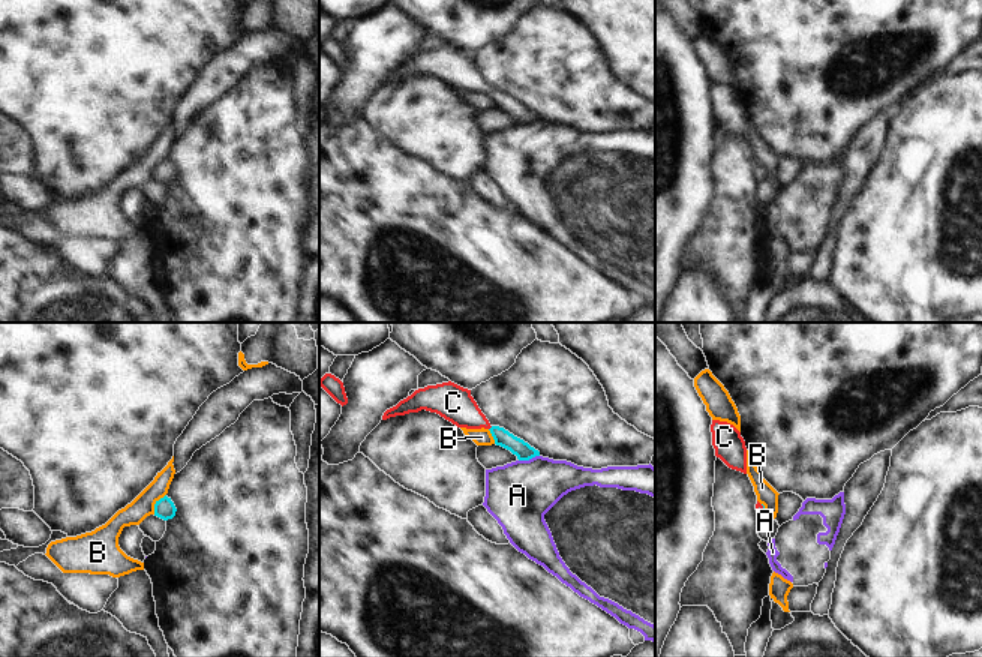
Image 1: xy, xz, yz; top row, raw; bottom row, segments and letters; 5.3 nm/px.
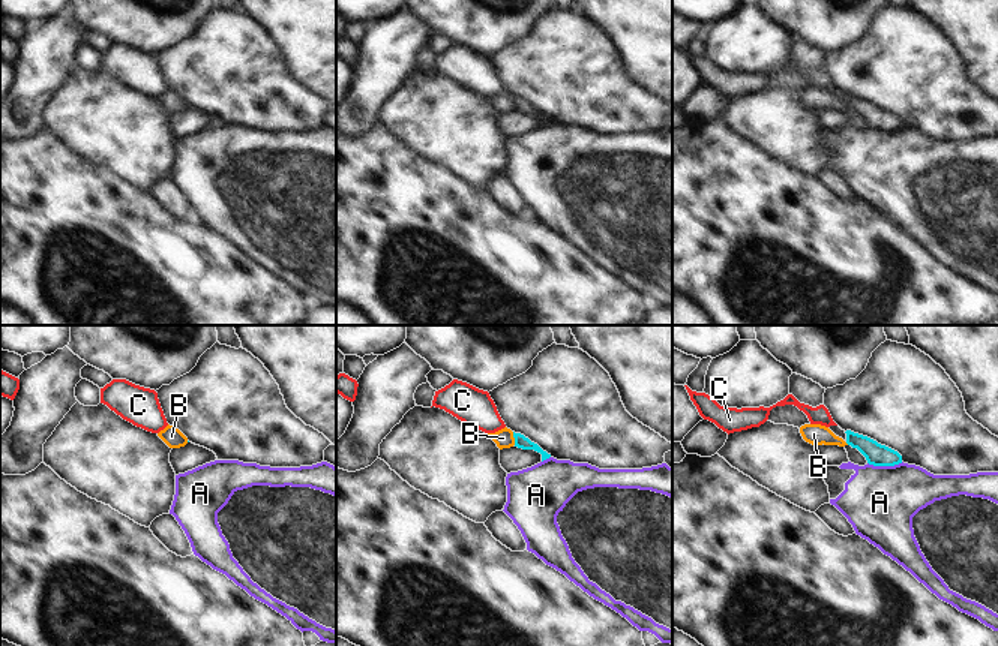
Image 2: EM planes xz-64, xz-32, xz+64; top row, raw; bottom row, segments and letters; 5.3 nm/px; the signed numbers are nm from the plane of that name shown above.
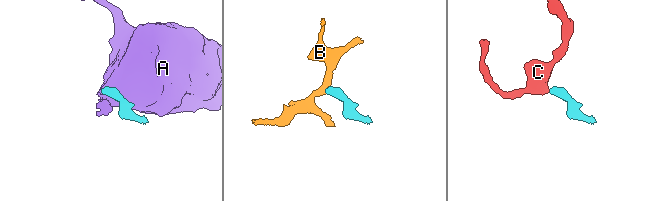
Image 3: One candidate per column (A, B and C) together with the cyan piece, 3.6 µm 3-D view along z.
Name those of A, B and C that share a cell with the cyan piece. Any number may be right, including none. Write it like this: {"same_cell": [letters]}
{"same_cell": ["C"]}

